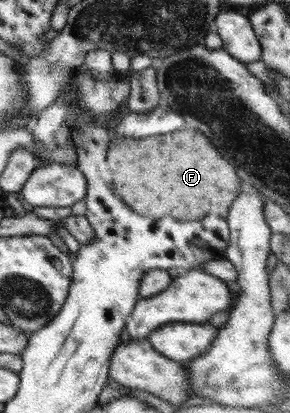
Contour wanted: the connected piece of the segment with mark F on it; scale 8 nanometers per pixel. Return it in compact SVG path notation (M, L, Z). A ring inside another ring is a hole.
M185 130L149 138L114 138L106 152L106 163L113 184L121 190L122 201L141 216L151 219L173 216L187 221L201 220L213 211L225 219L240 193L235 168L199 132Z

